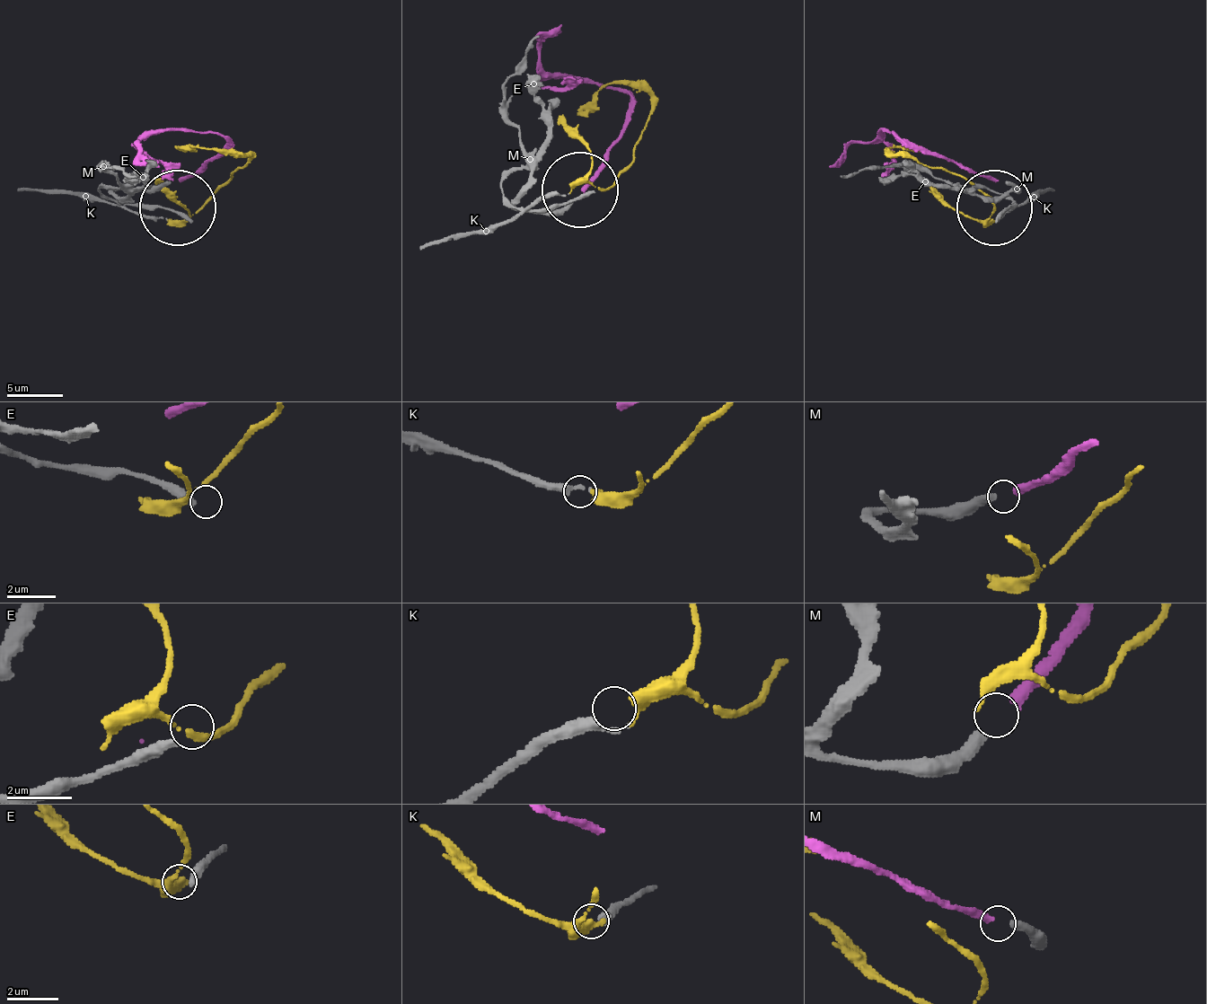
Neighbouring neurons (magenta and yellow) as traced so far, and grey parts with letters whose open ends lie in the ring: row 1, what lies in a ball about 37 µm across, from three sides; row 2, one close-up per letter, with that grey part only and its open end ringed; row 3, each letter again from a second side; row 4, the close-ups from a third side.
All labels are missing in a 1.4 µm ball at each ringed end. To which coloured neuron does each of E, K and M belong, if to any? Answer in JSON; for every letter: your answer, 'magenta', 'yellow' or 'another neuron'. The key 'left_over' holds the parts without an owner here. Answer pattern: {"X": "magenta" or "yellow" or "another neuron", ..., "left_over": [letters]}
{"E": "another neuron", "K": "yellow", "M": "another neuron", "left_over": ["E", "M"]}

